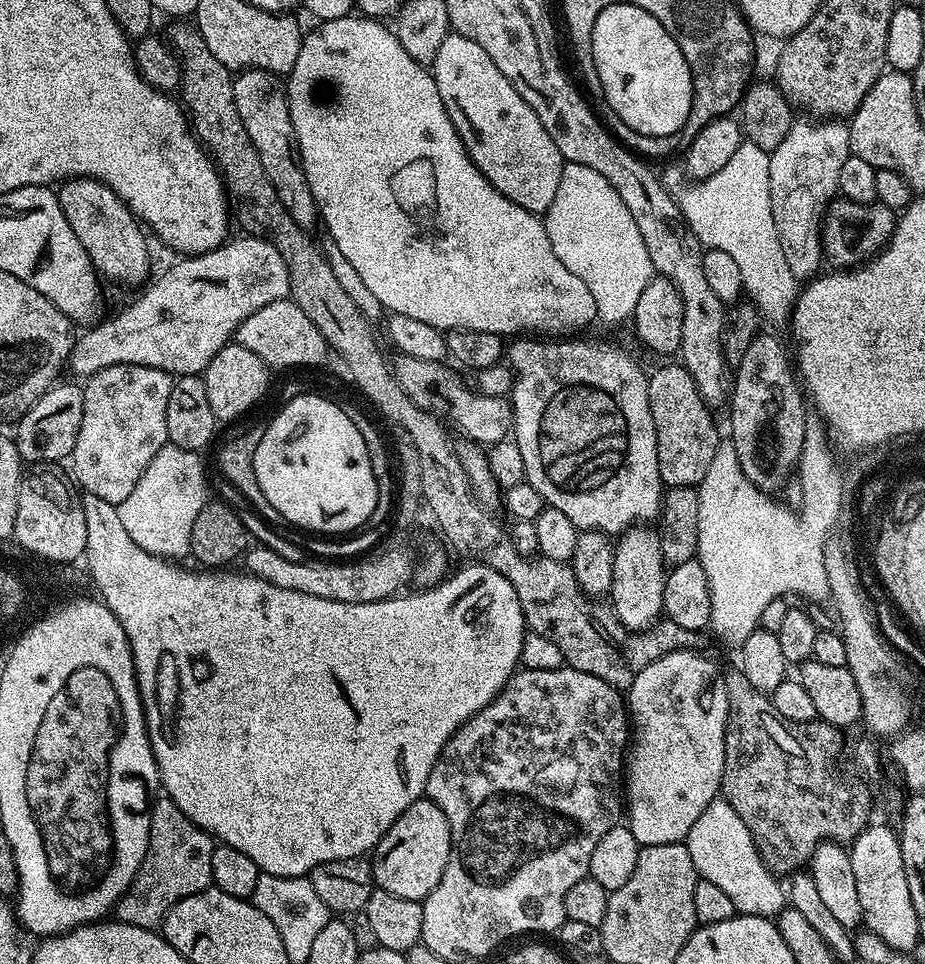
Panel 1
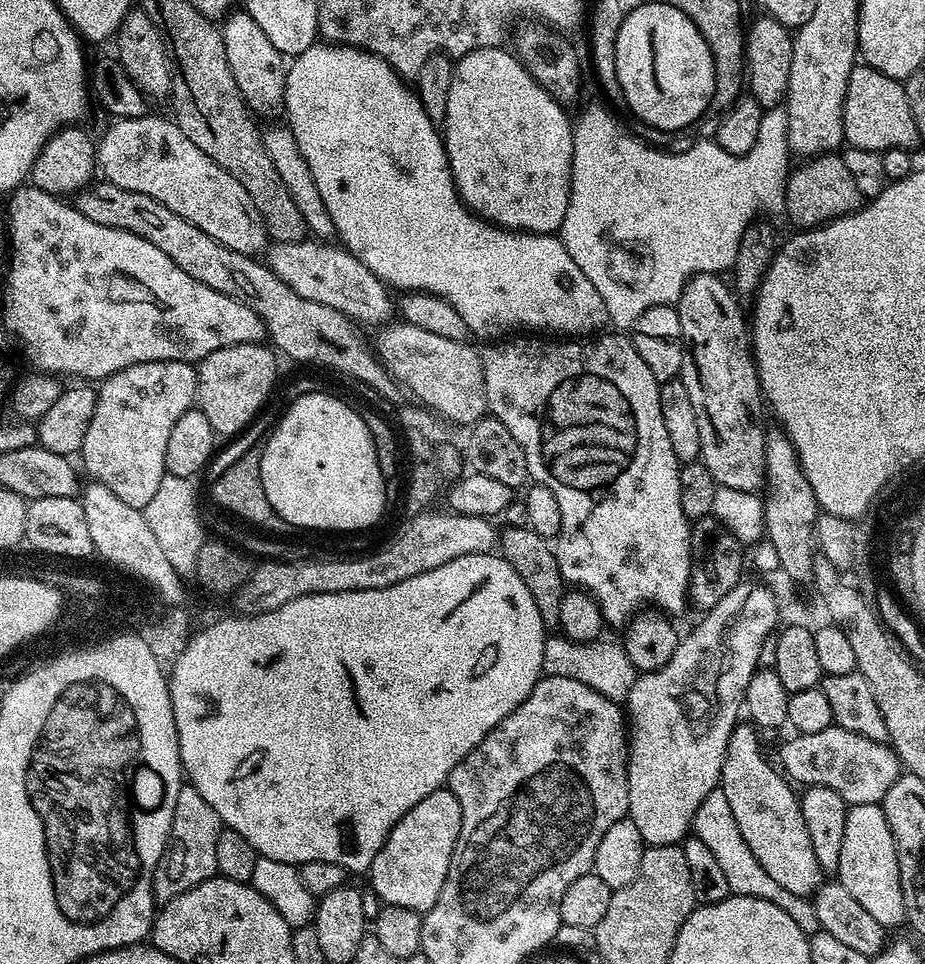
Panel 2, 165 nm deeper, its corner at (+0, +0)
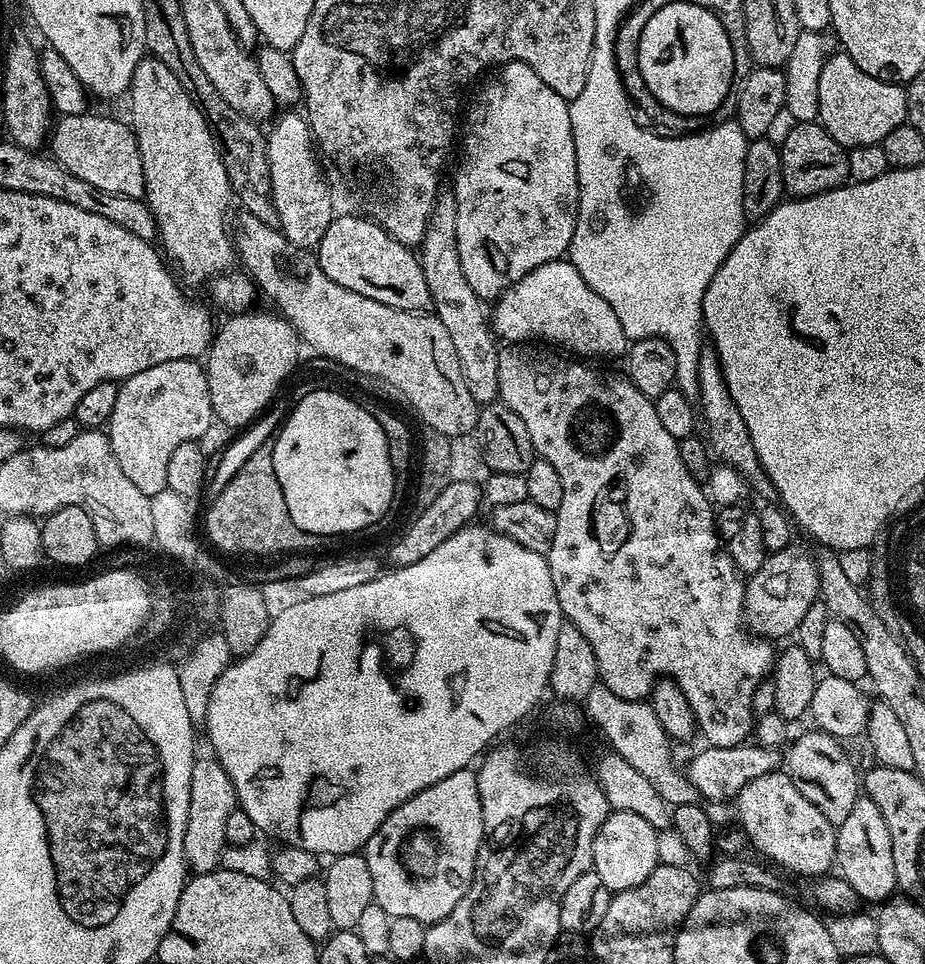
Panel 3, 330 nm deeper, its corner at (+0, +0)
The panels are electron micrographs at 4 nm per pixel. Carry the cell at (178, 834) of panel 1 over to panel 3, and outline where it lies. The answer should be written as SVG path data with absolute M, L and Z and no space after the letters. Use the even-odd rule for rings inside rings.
M197 758L190 774L190 810L184 839L184 862L193 873L214 872L220 868L220 855L226 847L226 817L237 807L230 774L226 774L220 761Z

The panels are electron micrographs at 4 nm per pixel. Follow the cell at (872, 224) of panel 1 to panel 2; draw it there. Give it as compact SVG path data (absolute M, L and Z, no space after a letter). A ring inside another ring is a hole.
M825 154L803 161L801 168L793 167L784 188L783 215L793 224L793 229L803 230L829 224L839 216L851 216L865 203L866 197L858 190L850 170L846 170L843 155Z

